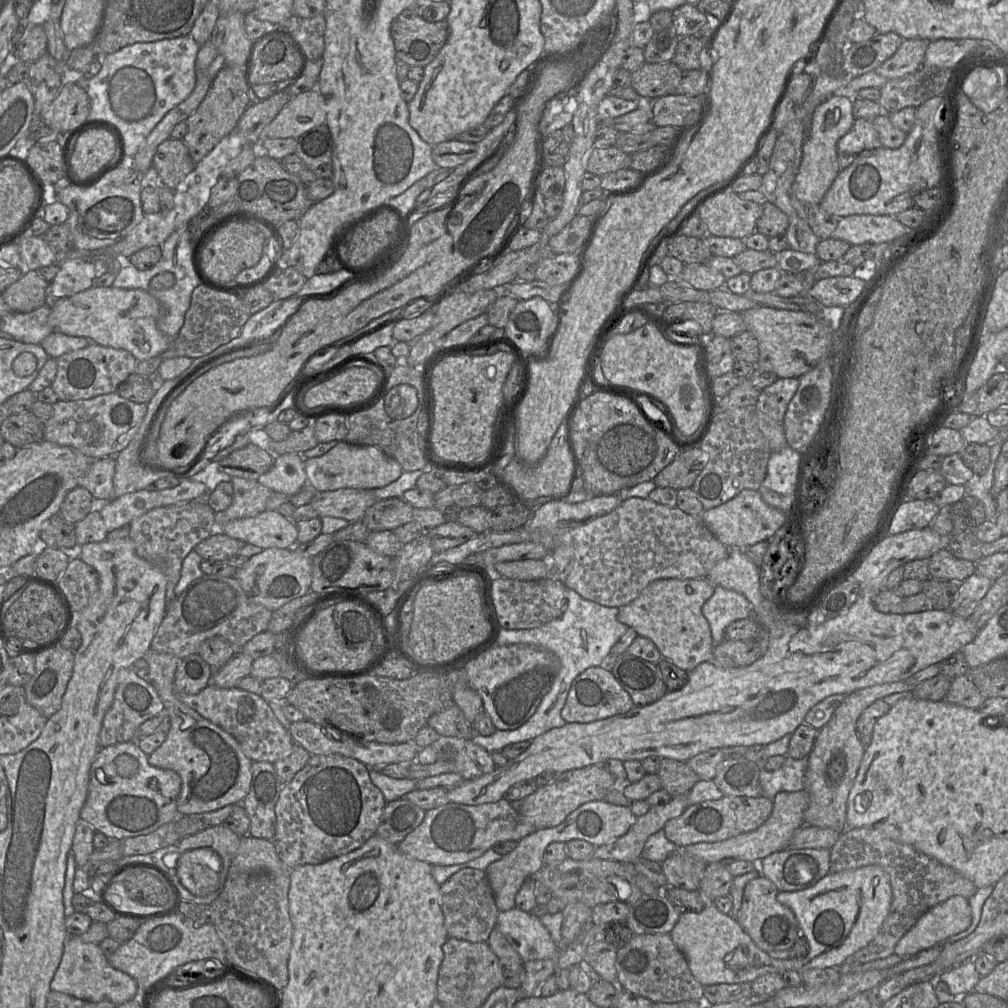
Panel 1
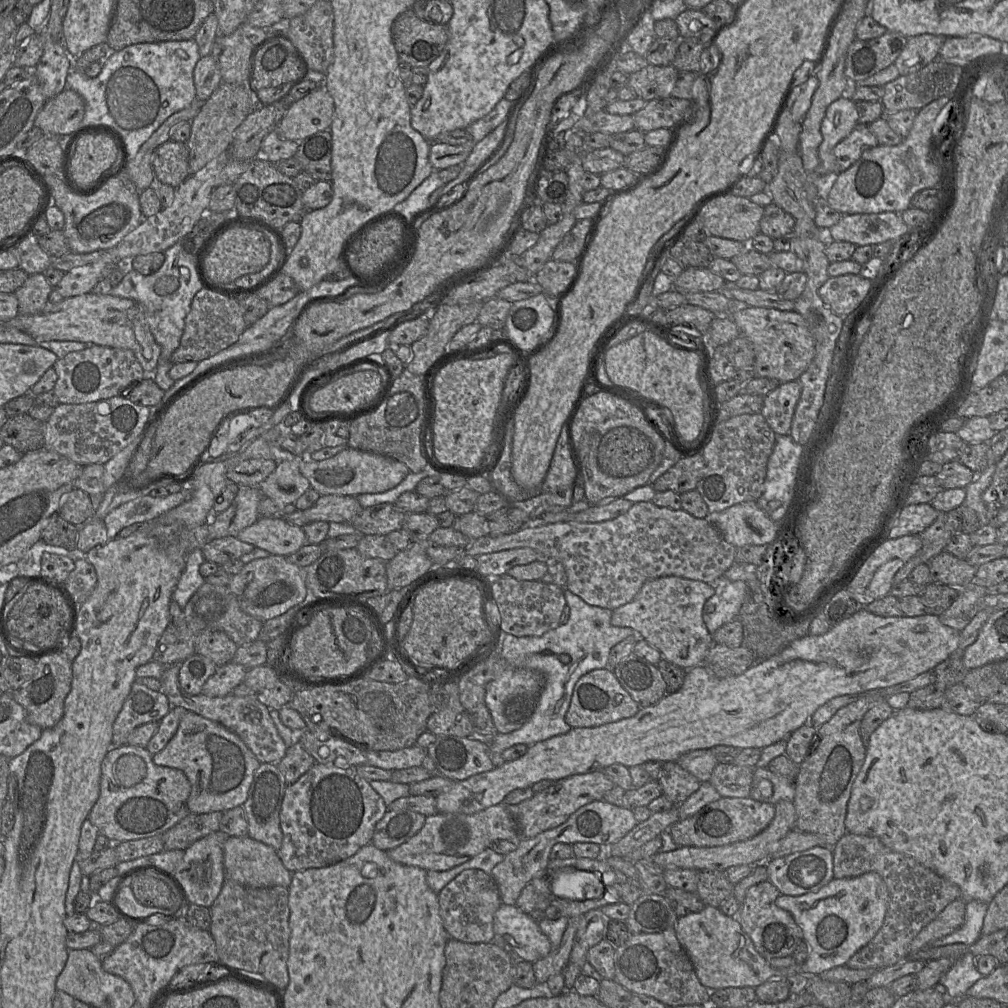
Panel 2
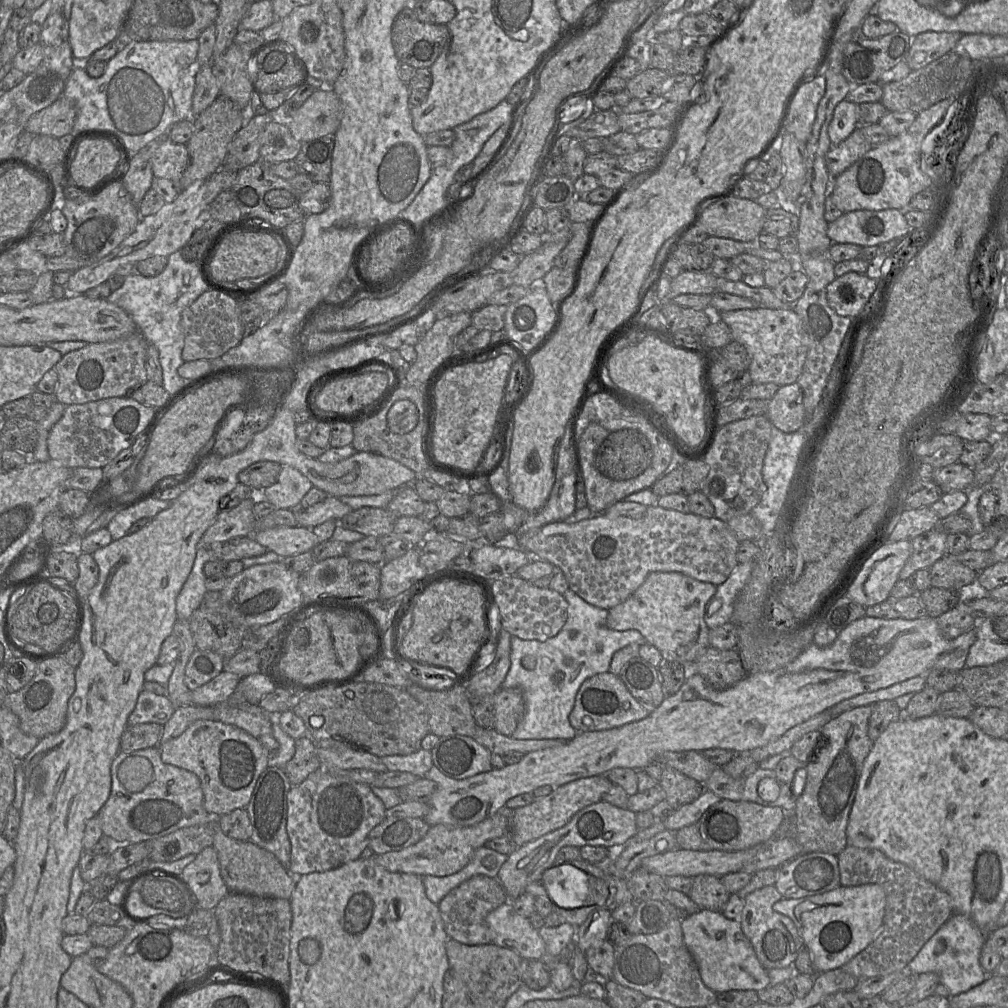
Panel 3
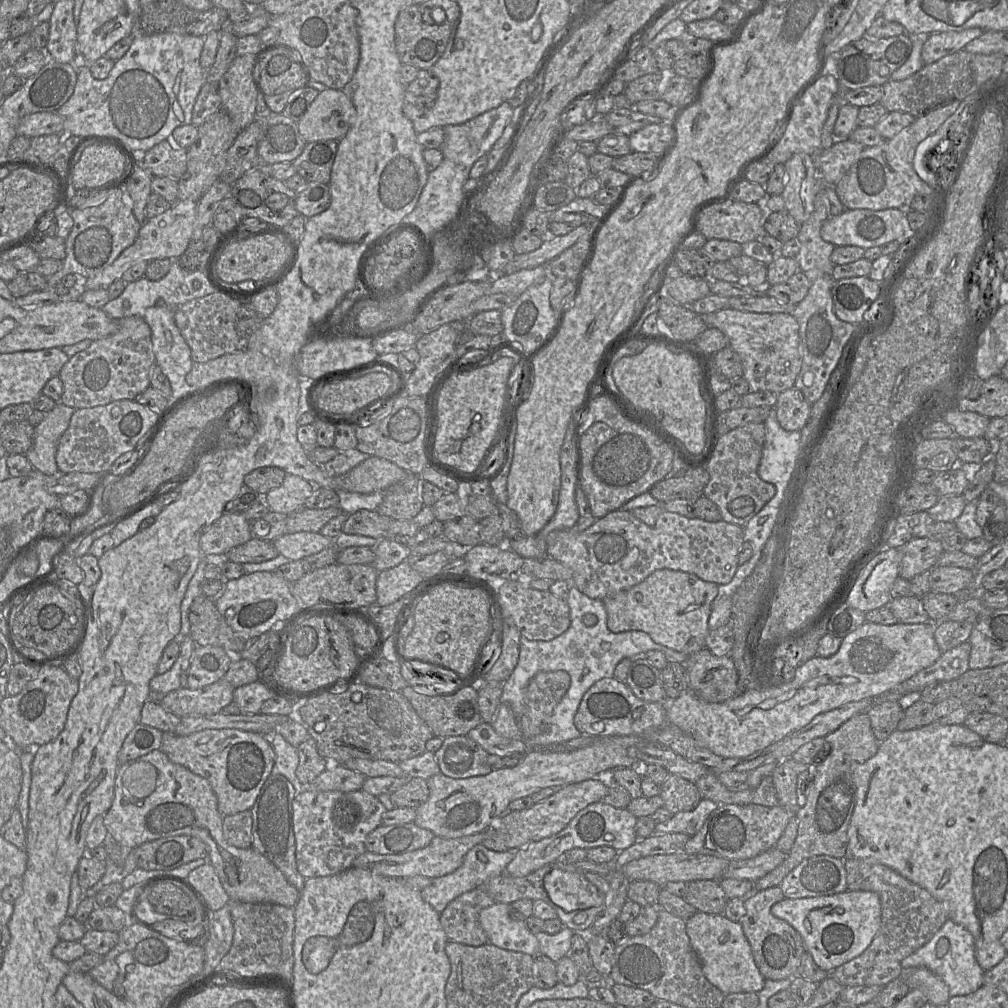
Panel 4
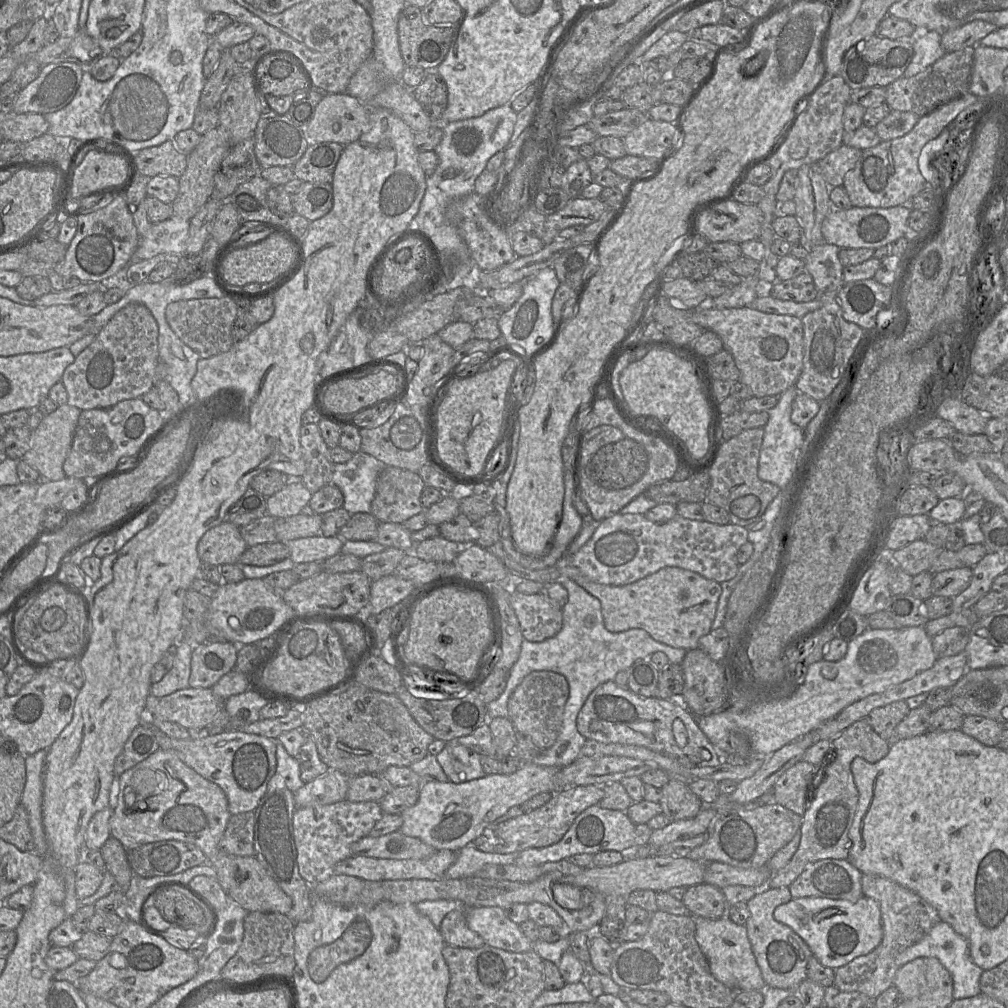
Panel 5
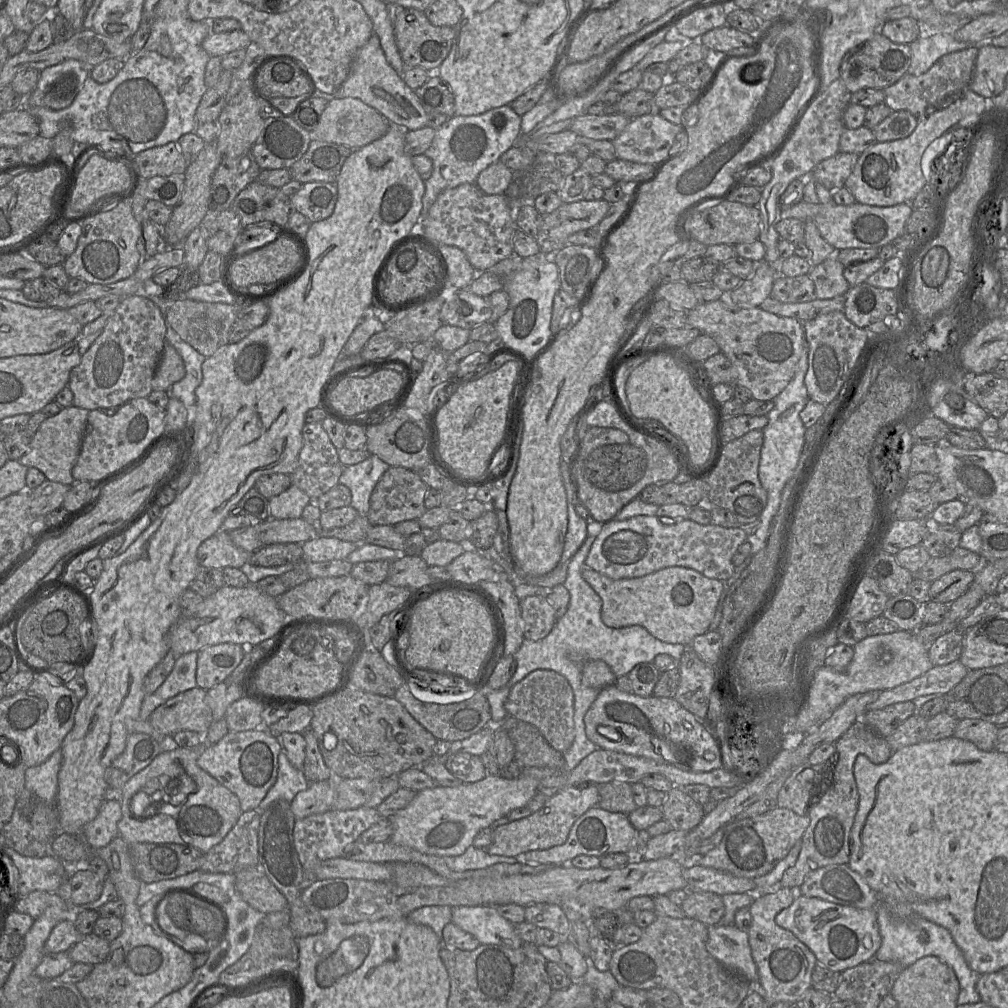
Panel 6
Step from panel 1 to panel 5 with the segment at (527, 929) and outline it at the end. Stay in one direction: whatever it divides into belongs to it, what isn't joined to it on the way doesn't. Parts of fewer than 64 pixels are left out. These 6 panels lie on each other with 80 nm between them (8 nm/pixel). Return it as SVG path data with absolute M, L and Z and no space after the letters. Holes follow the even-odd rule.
M501 907L466 908L465 916L468 927L479 934L484 939L485 944L489 946L514 953L528 952L533 949L533 942L523 934L518 924L509 919L505 909Z

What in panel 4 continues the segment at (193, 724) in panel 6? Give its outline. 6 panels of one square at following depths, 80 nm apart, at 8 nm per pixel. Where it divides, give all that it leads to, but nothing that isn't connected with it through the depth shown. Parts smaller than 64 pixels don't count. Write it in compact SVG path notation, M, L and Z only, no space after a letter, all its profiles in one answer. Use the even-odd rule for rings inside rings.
M224 678L199 689L179 688L159 702L169 713L181 718L213 715L233 701L235 688Z

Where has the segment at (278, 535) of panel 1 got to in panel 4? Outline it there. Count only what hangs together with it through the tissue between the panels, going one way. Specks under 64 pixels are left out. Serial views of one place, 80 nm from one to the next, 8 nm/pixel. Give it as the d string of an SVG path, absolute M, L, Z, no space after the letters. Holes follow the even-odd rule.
M319 532L286 533L274 539L272 544L278 553L290 561L302 560L325 548L333 546L333 539Z

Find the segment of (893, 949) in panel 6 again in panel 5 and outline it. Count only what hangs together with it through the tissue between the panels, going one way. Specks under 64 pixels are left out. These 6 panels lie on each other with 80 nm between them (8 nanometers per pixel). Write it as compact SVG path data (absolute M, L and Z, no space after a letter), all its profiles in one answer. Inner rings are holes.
M943 921L935 924L921 940L900 952L895 958L895 963L898 967L901 967L921 957L937 958L950 972L953 980L952 996L954 999L969 998L981 993L980 976L984 970L973 962L966 939L959 935L950 924Z

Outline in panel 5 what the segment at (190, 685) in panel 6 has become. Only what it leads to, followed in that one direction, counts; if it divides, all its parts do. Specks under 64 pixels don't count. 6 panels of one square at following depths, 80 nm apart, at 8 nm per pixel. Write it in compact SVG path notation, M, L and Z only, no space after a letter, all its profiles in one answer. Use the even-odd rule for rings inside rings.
M178 641L176 645L177 654L172 669L159 682L153 683L150 687L150 694L157 698L190 687L189 677L194 645L187 641Z

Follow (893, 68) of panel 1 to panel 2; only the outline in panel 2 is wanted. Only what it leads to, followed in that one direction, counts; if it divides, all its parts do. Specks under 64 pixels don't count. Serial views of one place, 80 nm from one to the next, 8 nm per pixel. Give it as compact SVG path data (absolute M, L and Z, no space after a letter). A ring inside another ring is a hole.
M921 34L907 39L907 44L895 60L900 75L908 75L923 68L938 57L947 36Z

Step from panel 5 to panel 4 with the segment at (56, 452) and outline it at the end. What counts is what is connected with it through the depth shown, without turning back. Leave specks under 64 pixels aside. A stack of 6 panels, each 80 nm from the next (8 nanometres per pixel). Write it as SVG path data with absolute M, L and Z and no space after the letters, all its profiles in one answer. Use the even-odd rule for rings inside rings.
M56 402L54 408L46 413L45 418L35 427L34 442L25 454L33 469L47 476L60 473L55 459L57 446L75 410Z

